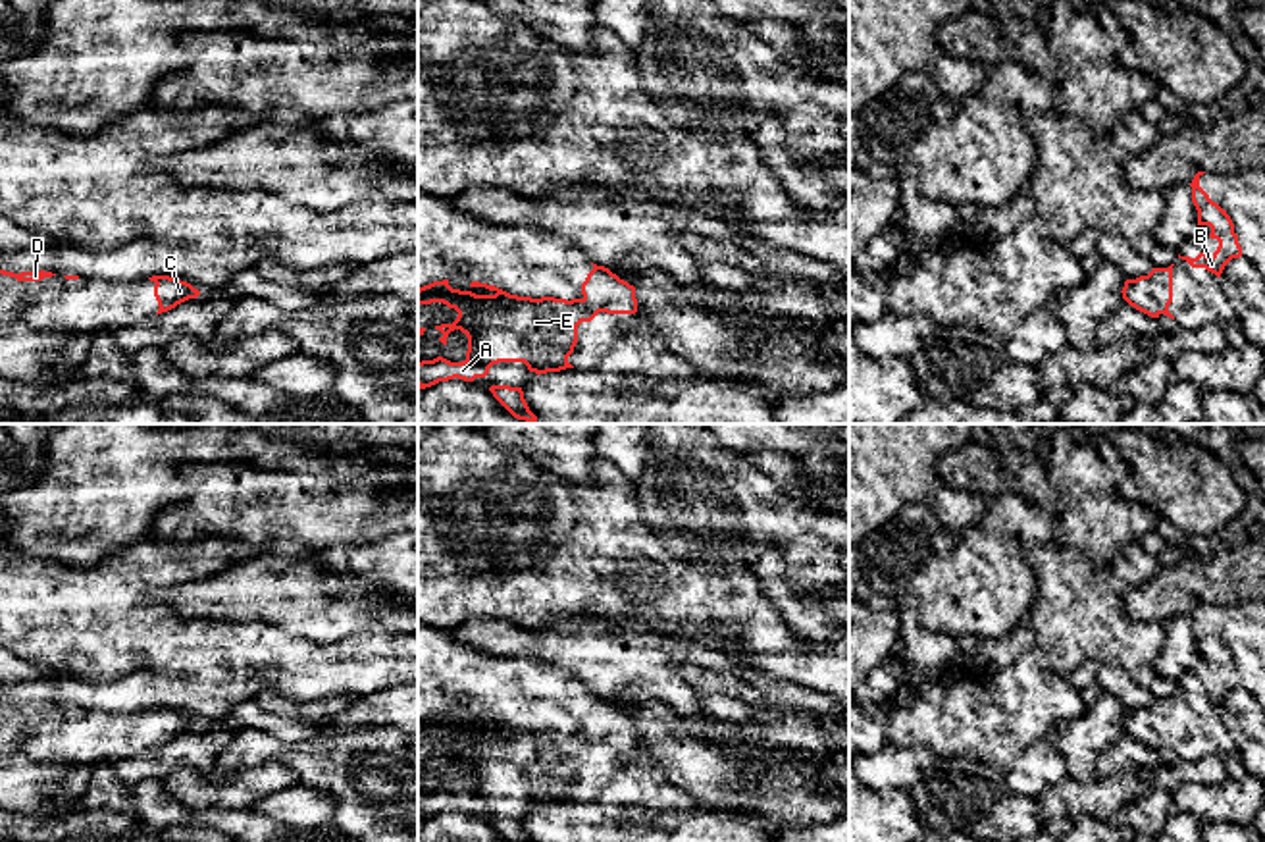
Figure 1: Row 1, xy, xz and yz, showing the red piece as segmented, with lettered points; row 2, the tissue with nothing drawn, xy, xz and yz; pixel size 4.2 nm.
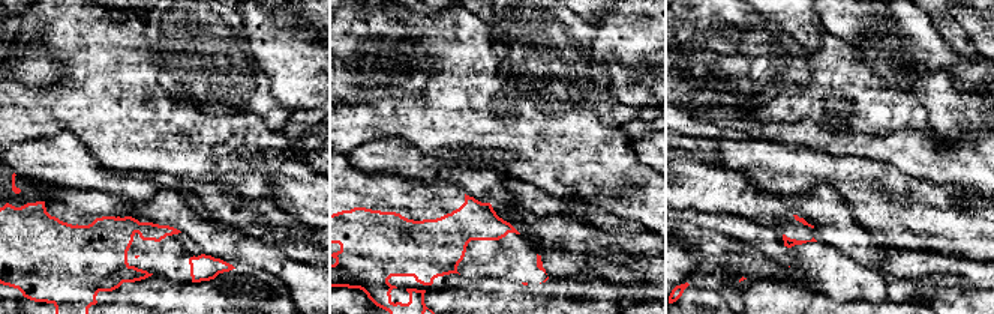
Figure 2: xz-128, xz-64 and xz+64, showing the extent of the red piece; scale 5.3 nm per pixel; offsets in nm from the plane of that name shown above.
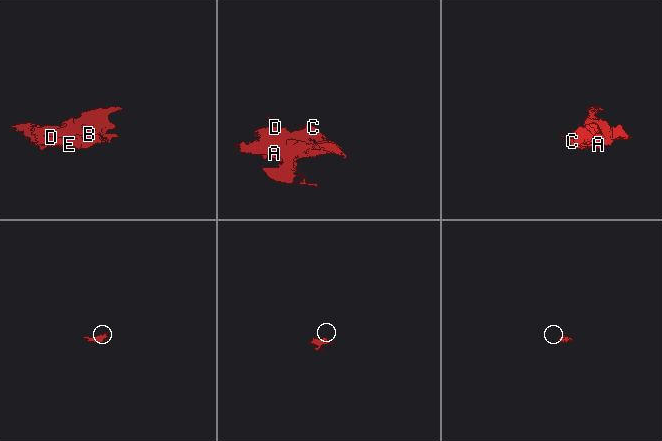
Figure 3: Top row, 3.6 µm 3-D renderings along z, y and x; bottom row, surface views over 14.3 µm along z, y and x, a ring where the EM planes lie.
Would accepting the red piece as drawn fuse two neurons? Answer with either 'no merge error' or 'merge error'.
no merge error

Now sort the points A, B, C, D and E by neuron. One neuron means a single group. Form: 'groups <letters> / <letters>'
groups A B C D E

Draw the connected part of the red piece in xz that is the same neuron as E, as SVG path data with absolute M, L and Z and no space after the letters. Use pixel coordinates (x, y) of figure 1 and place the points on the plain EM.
M597 696L581 715L583 728L572 732L518 728L479 713L472 713L470 719L485 719L491 724L452 721L449 711L418 721L418 736L443 734L458 744L452 755L435 757L443 765L439 769L443 776L454 761L468 769L462 794L443 788L418 794L420 821L454 809L464 813L485 809L499 794L524 794L537 807L574 800L568 788L578 775L581 753L591 753L599 744L637 744L635 719Z

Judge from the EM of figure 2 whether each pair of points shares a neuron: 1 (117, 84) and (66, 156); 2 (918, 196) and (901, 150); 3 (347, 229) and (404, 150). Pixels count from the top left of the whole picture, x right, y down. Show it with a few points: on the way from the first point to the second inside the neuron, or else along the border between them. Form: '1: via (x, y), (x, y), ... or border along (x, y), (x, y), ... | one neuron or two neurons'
1: border along (44, 137), (71, 131), (89, 149) | two neurons
2: border along (877, 160), (907, 173), (945, 182) | two neurons
3: border along (353, 164), (362, 172), (398, 173), (422, 182) | two neurons

